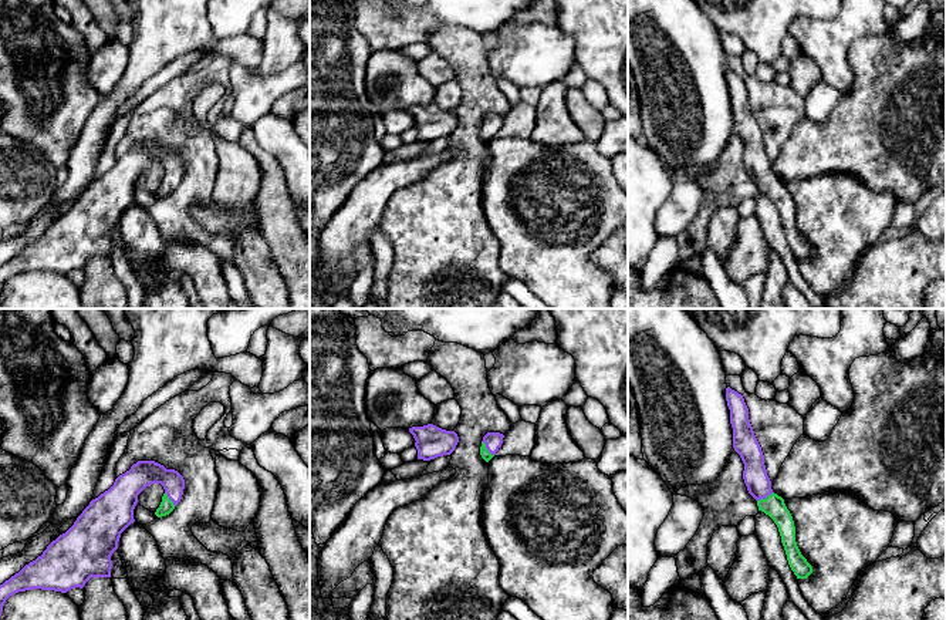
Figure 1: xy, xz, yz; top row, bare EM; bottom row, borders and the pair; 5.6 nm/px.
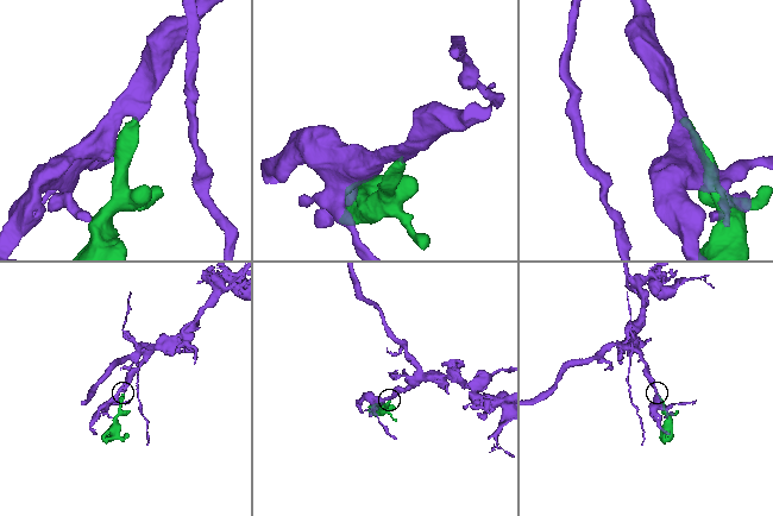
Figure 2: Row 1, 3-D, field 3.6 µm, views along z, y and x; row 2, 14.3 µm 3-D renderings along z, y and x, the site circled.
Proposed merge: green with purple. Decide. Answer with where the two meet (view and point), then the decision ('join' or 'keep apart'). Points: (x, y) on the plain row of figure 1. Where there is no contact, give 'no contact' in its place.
xz (486, 130) | join

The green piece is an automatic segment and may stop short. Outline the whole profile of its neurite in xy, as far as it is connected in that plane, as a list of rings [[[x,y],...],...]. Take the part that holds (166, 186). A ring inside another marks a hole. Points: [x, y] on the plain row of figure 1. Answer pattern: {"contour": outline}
{"contour": [[[138,142],[129,152],[119,156],[108,172],[92,181],[74,206],[53,222],[41,237],[0,266],[0,297],[6,282],[18,273],[41,270],[67,274],[75,269],[82,270],[91,259],[111,259],[111,237],[118,230],[121,215],[135,203],[134,191],[138,176],[152,165],[161,165],[165,171],[155,196],[158,199],[169,196],[182,181],[183,158],[155,142]]]}

